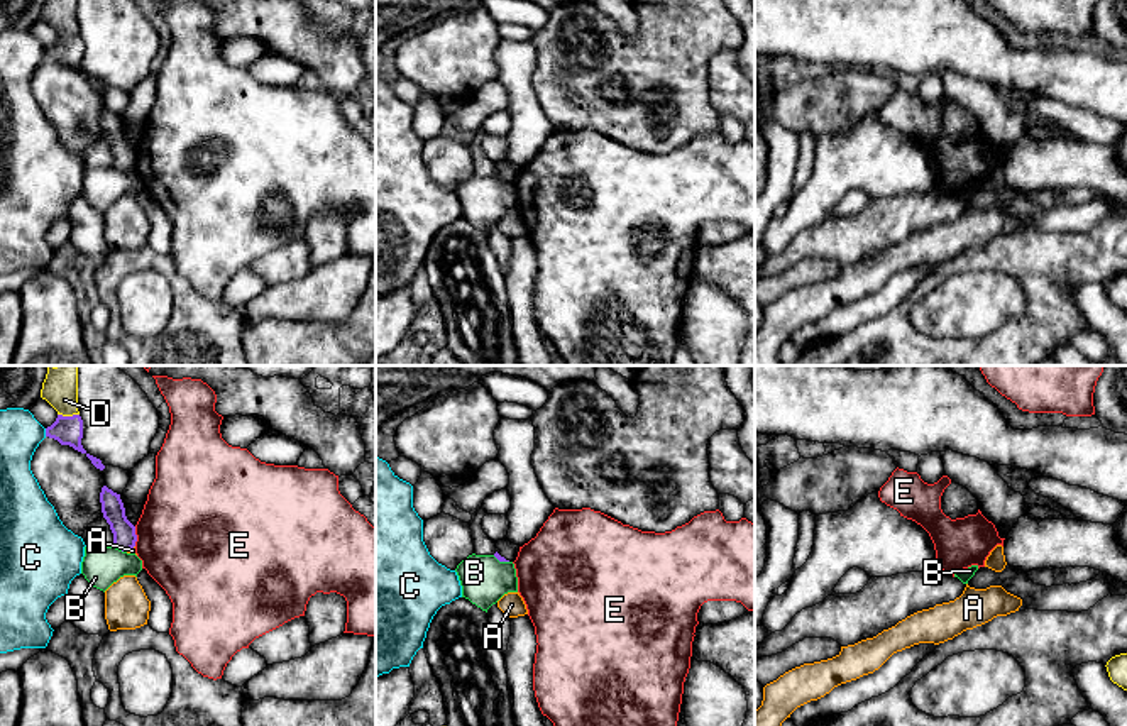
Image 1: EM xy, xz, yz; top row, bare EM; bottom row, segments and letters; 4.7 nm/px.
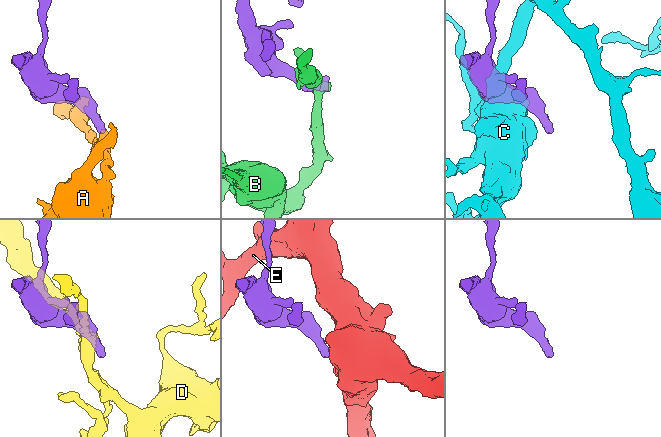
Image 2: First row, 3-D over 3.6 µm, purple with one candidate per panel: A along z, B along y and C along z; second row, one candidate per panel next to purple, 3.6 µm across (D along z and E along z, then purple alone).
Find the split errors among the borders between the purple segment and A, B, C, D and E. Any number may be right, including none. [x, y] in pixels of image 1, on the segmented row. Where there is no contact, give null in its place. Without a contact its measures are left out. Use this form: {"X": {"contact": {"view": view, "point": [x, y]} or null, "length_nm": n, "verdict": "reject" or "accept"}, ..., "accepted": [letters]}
{"A": {"contact": {"view": "xy", "point": [129, 549]}, "length_nm": 50, "verdict": "reject"}, "B": {"contact": {"view": "xy", "point": [120, 549]}, "length_nm": 70, "verdict": "reject"}, "C": {"contact": {"view": "xy", "point": [46, 432]}, "length_nm": 40, "verdict": "reject"}, "D": {"contact": {"view": "xy", "point": [68, 417]}, "length_nm": 100, "verdict": "reject"}, "E": {"contact": {"view": "xy", "point": [136, 537]}, "length_nm": 100, "verdict": "reject"}, "accepted": []}

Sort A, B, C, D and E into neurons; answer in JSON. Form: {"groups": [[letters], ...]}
{"groups": [["A"], ["B"], ["C"], ["D"], ["E"]]}

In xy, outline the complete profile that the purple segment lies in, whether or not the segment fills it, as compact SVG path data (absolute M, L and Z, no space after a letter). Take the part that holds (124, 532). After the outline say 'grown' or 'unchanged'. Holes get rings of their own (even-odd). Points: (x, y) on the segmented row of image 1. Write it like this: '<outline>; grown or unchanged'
M103 486L100 492L100 503L103 518L113 533L113 547L122 552L134 548L137 542L135 526L125 516L120 494Z; unchanged

